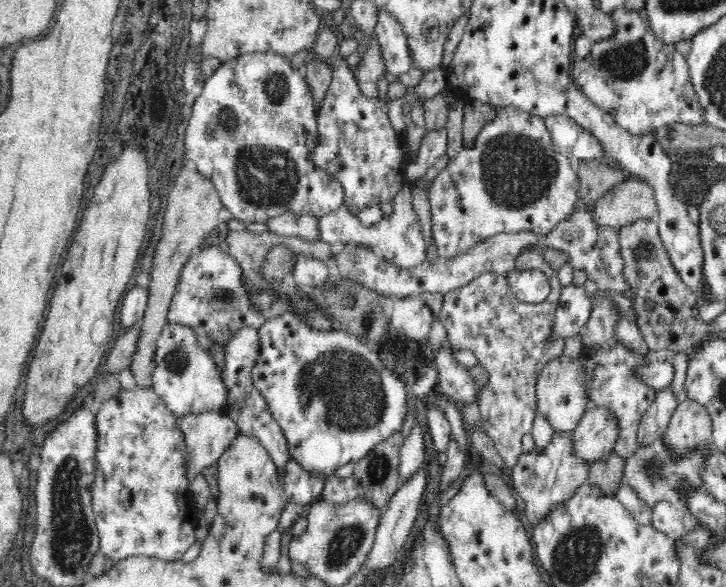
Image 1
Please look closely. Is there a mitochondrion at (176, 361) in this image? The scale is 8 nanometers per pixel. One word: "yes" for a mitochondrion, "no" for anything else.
yes

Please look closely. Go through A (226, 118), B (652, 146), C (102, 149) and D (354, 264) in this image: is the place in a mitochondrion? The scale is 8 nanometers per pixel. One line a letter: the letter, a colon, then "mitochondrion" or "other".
A: mitochondrion
B: other
C: other
D: mitochondrion

